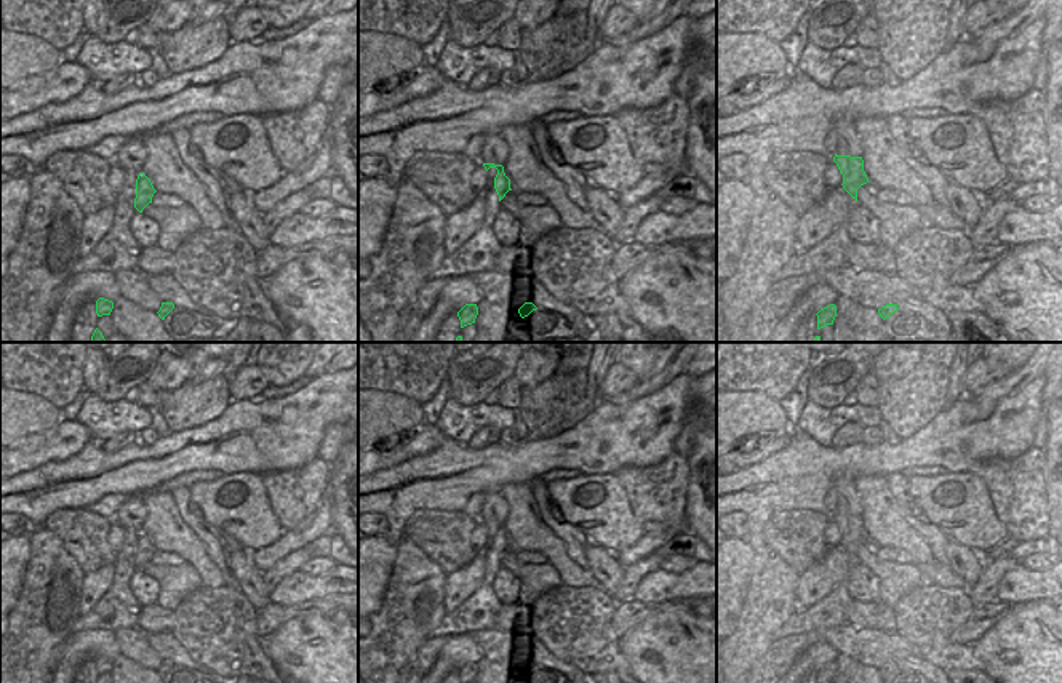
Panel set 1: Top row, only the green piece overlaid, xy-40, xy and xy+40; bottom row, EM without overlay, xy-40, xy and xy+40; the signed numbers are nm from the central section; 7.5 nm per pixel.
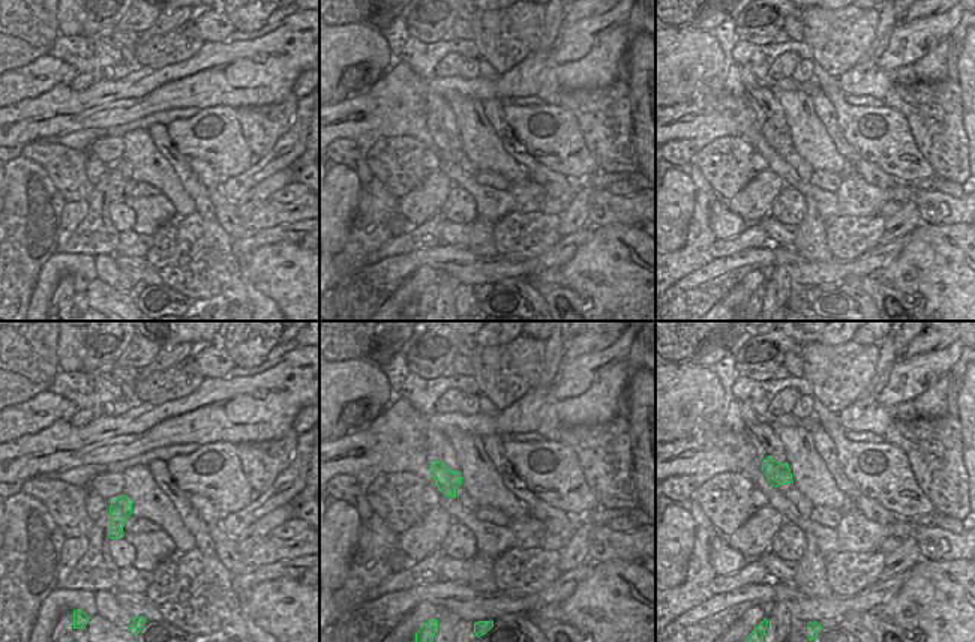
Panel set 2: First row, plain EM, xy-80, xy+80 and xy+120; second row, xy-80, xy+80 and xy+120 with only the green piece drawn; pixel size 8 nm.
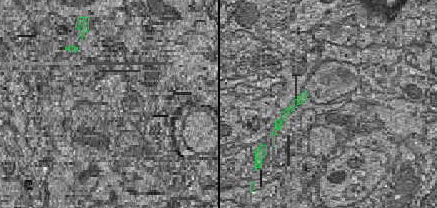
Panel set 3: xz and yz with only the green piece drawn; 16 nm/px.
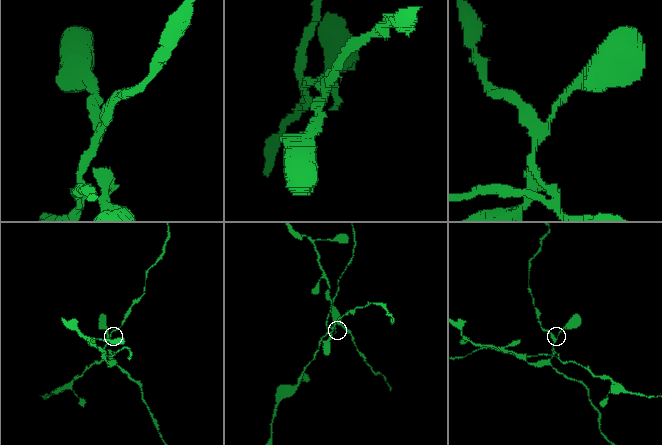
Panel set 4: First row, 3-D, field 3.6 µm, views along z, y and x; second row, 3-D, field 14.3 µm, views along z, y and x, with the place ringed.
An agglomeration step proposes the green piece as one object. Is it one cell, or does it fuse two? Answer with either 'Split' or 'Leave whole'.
Split.

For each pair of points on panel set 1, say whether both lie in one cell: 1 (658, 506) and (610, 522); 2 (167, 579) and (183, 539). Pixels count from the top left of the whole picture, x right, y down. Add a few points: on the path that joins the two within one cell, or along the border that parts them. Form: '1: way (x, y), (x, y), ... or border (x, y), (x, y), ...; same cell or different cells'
1: border (618, 479), (632, 514), (646, 531); different cells
2: border (187, 562), (197, 571), (203, 586); different cells

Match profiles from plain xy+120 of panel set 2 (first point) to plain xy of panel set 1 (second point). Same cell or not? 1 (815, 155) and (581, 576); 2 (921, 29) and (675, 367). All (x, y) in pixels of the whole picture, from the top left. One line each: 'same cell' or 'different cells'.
1: same cell
2: same cell

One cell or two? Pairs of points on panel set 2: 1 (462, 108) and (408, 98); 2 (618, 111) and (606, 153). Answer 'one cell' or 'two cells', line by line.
1: two cells
2: one cell

